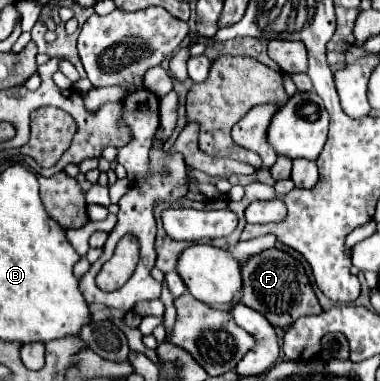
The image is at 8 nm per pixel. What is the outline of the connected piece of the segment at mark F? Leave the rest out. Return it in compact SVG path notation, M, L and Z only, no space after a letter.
M266 249L258 255L248 257L240 263L242 271L242 297L240 301L258 313L262 313L274 327L288 327L302 315L320 315L322 307L316 299L316 293L310 285L310 279L304 271L304 265L282 249Z

